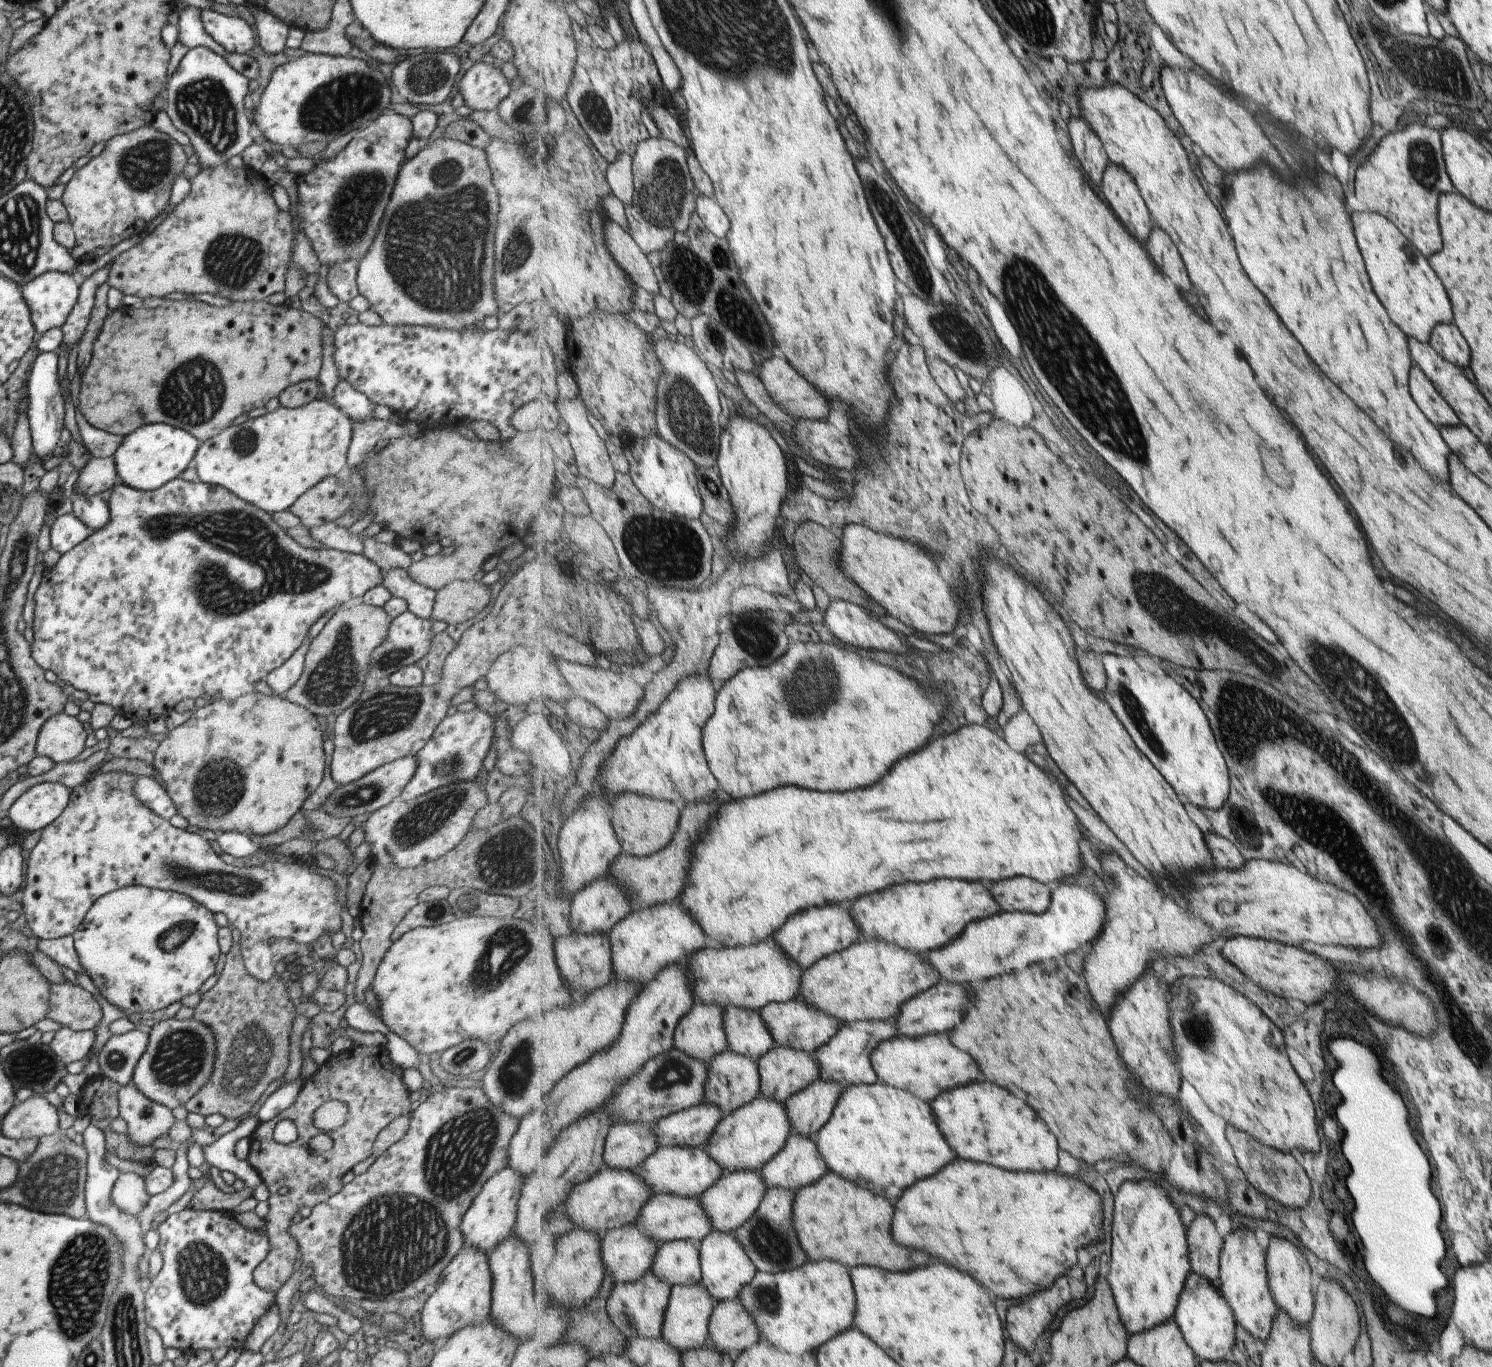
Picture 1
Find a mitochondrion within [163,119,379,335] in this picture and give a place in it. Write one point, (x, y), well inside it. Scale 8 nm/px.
(232, 261)

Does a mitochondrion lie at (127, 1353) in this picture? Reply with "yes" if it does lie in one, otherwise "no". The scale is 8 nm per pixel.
yes

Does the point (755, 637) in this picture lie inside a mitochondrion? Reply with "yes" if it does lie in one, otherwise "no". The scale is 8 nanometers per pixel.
yes

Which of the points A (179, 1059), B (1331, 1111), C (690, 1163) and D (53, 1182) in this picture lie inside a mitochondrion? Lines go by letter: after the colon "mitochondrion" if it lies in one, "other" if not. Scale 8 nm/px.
A: mitochondrion
B: other
C: other
D: mitochondrion

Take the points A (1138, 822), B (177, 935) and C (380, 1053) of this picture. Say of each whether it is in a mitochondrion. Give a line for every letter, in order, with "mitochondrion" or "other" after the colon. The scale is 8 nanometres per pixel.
A: other
B: mitochondrion
C: other

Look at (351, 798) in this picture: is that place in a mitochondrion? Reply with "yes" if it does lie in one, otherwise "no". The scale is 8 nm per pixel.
yes

